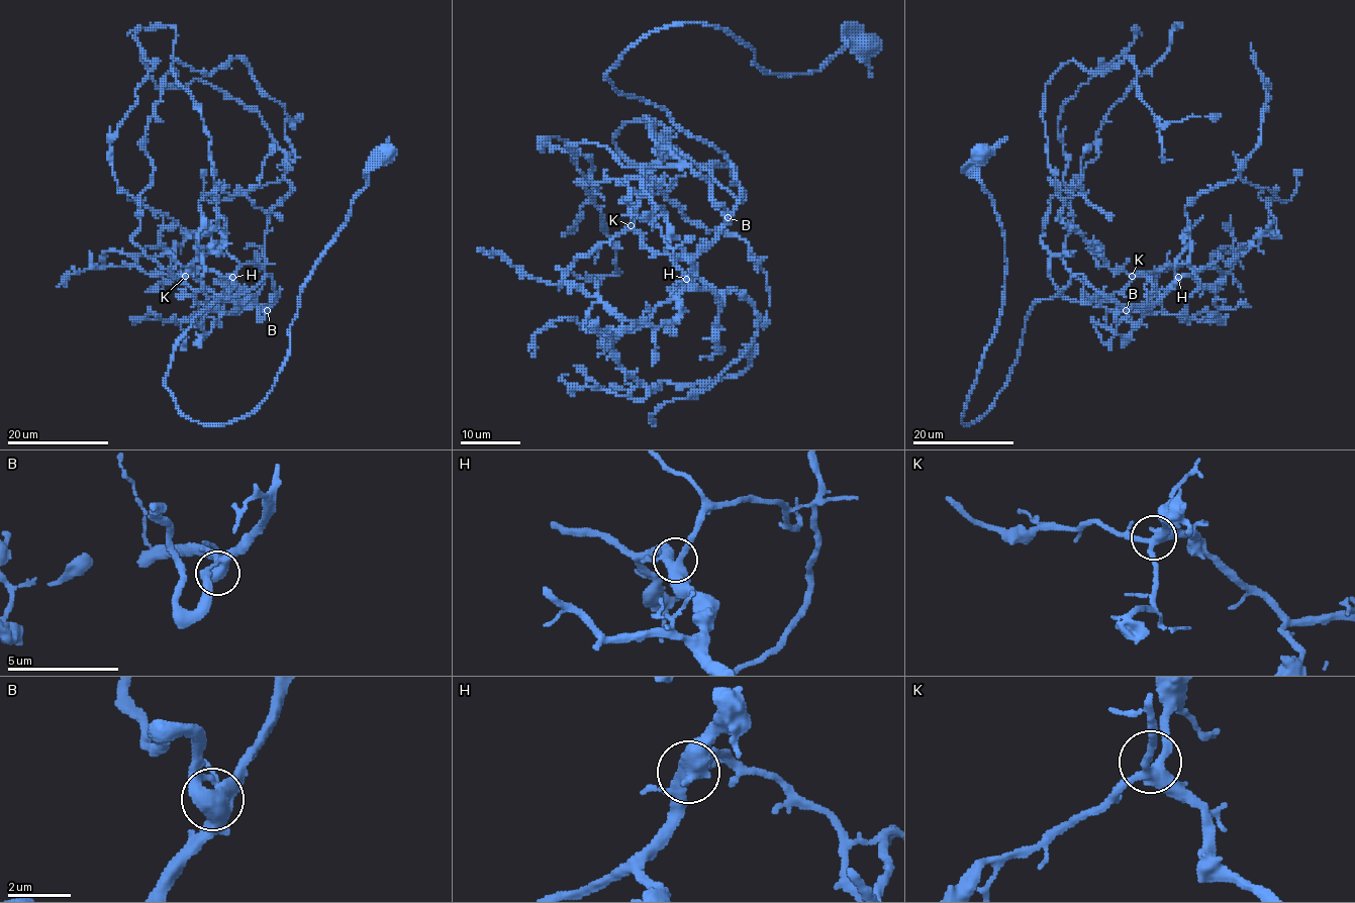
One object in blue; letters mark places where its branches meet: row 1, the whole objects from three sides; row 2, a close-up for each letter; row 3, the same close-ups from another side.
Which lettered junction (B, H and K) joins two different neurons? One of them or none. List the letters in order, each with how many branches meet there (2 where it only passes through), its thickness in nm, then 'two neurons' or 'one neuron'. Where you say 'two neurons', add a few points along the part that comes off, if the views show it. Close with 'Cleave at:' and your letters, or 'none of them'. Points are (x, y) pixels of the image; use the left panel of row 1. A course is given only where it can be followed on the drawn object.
B: branches 4; calibre 500 nm; one neuron
H: branches 4; calibre 400 nm; one neuron
K: branches 4; calibre 340 nm; one neuron
Cleave at: none of them

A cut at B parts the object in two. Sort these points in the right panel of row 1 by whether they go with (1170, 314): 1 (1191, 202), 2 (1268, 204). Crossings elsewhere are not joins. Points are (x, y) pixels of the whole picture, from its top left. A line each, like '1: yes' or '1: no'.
1: yes
2: no

